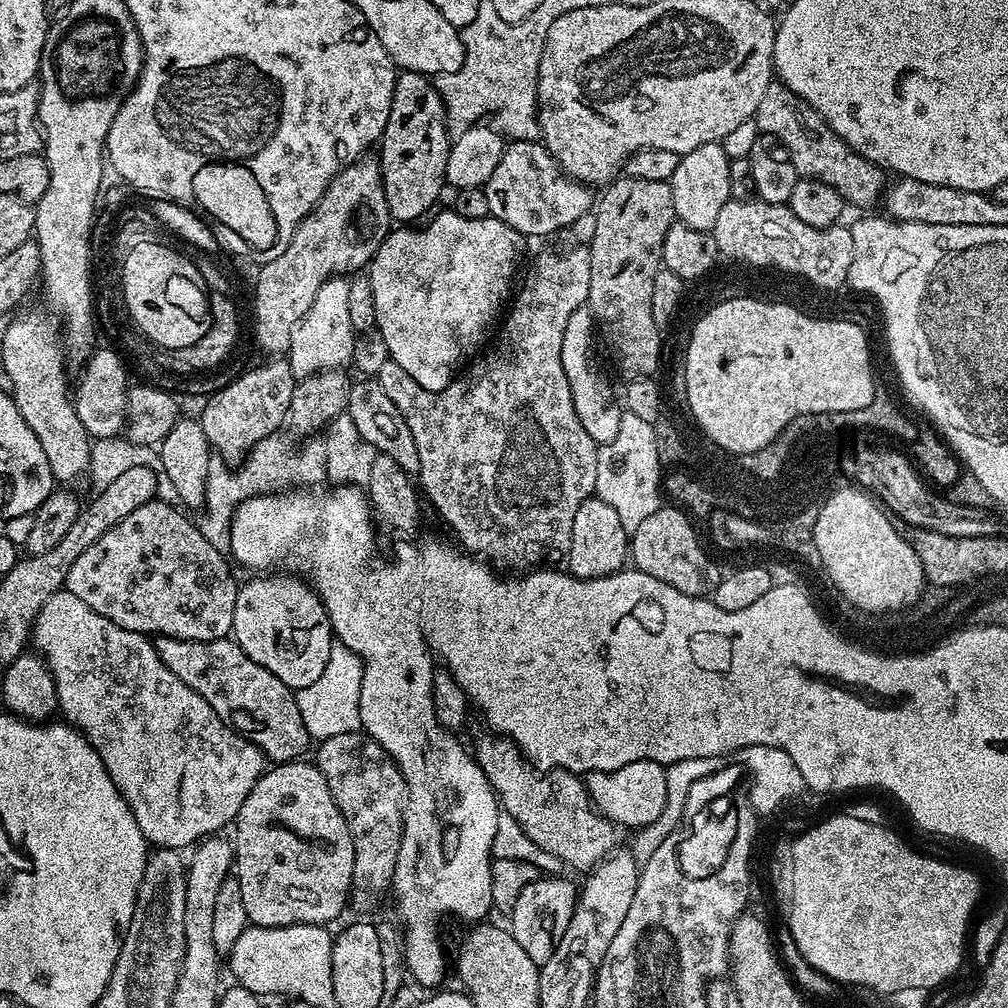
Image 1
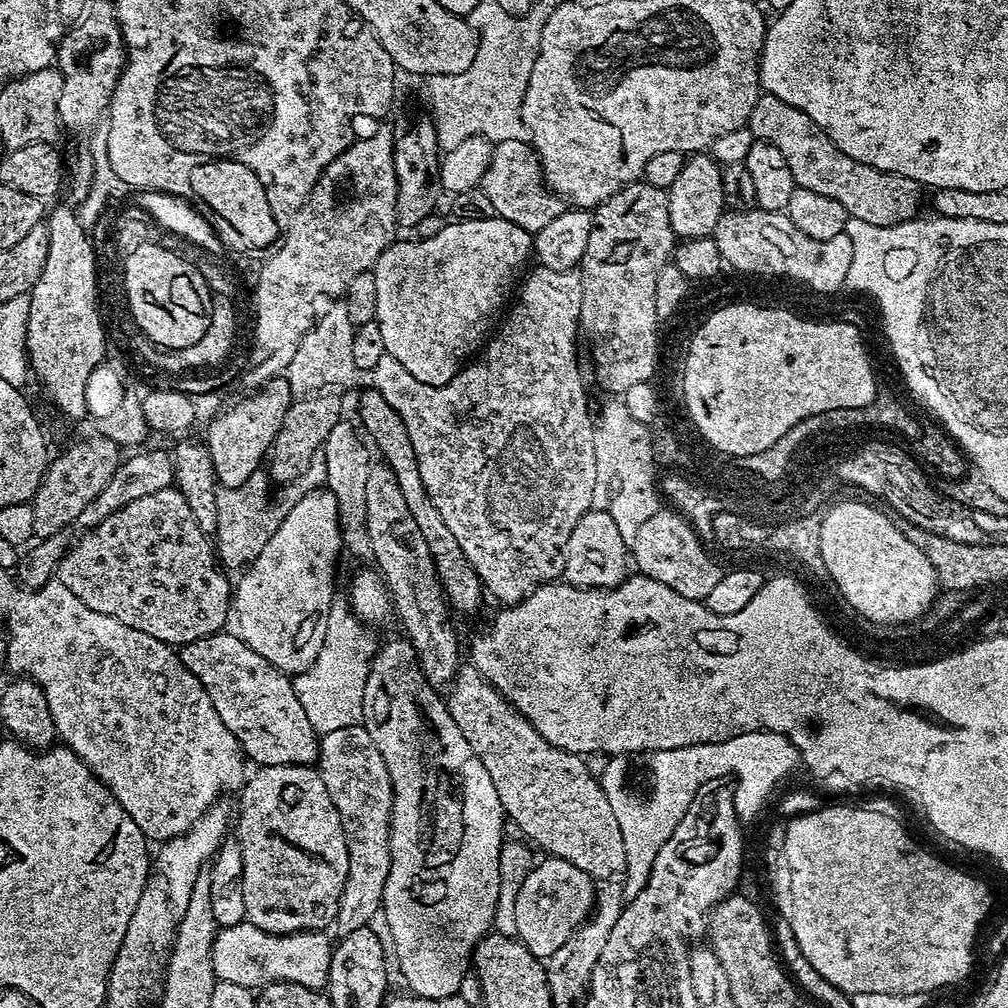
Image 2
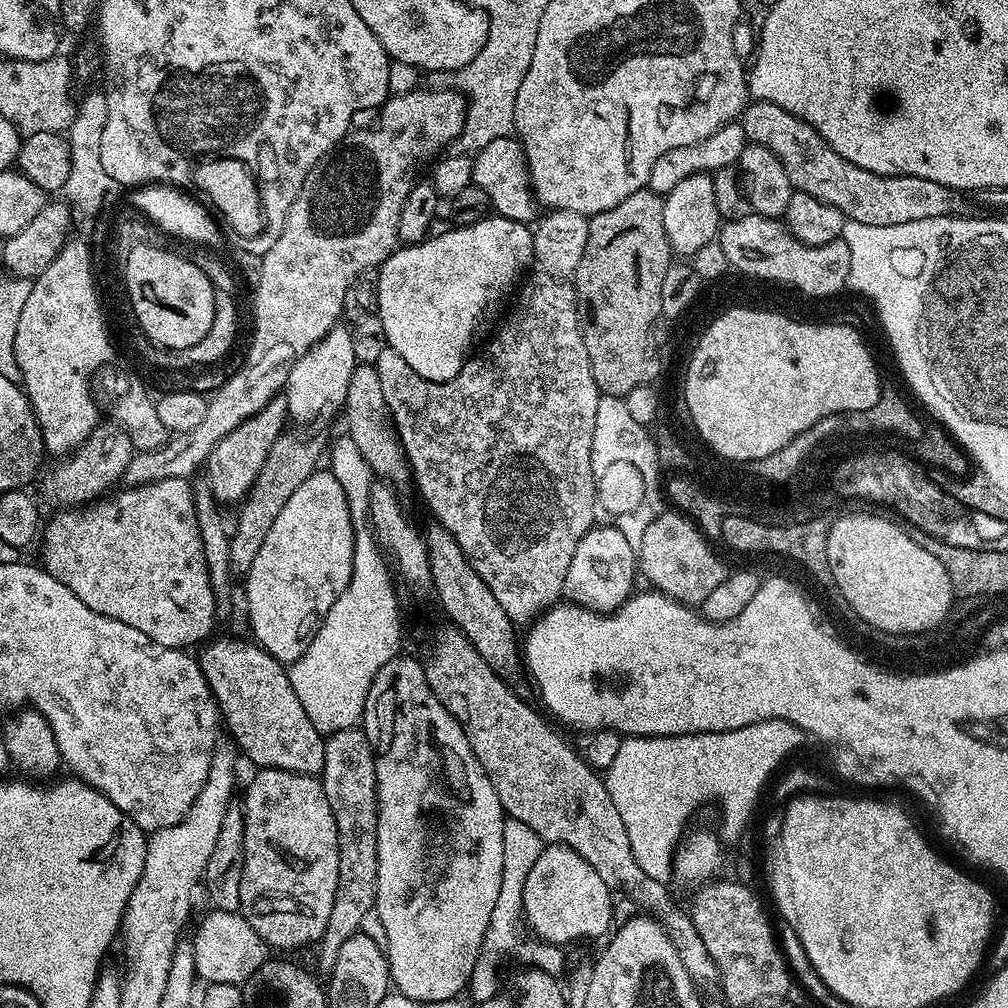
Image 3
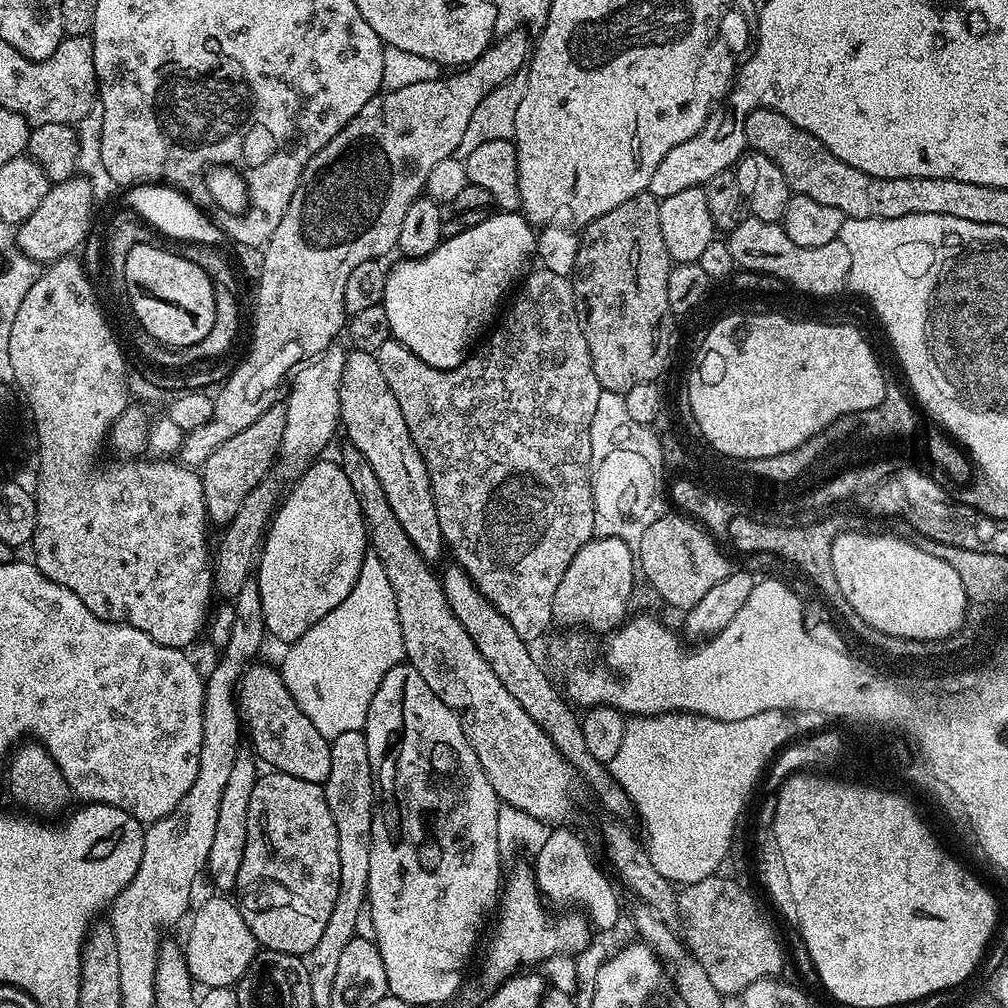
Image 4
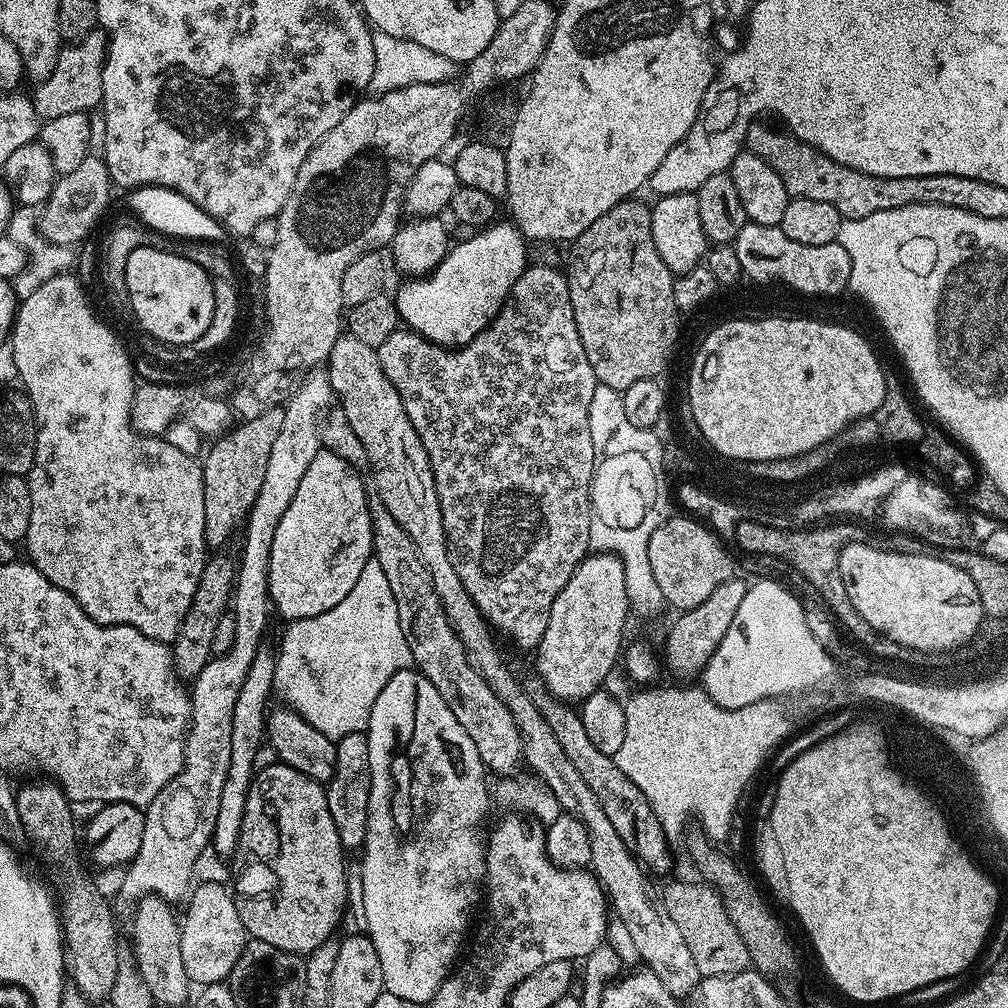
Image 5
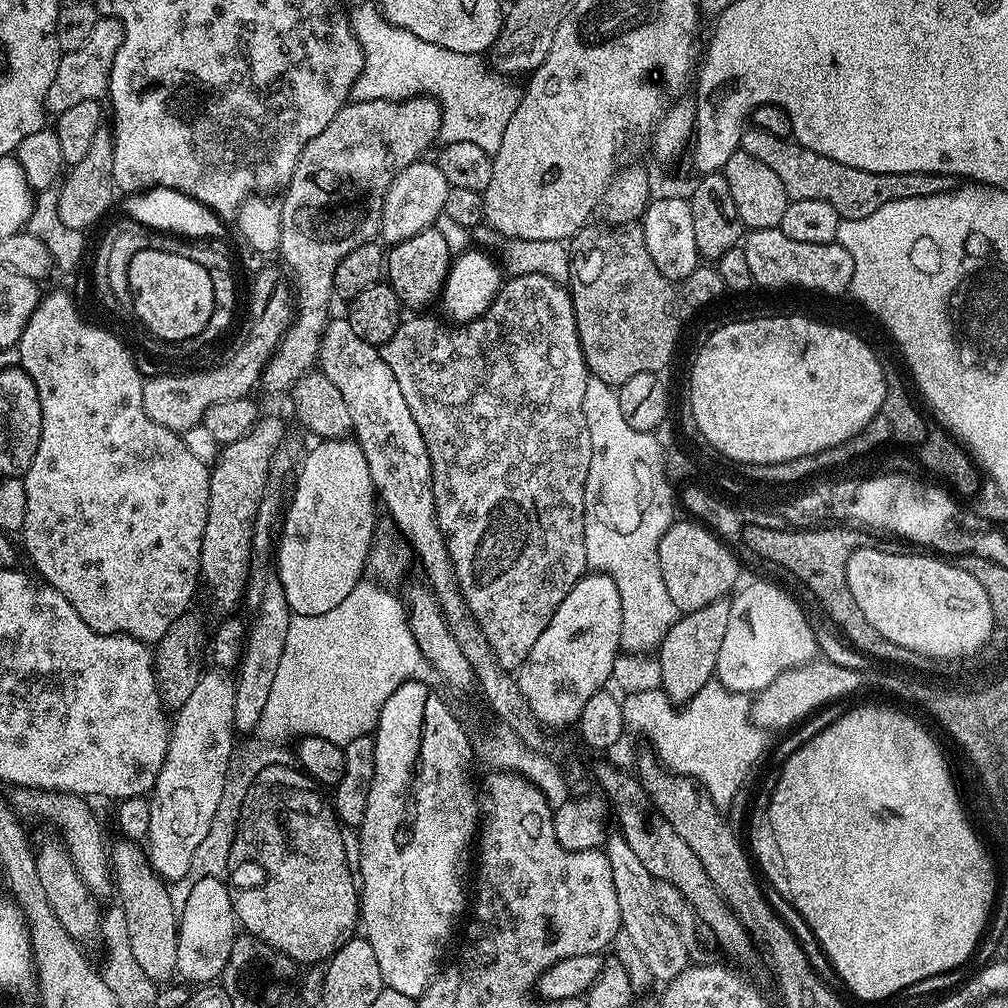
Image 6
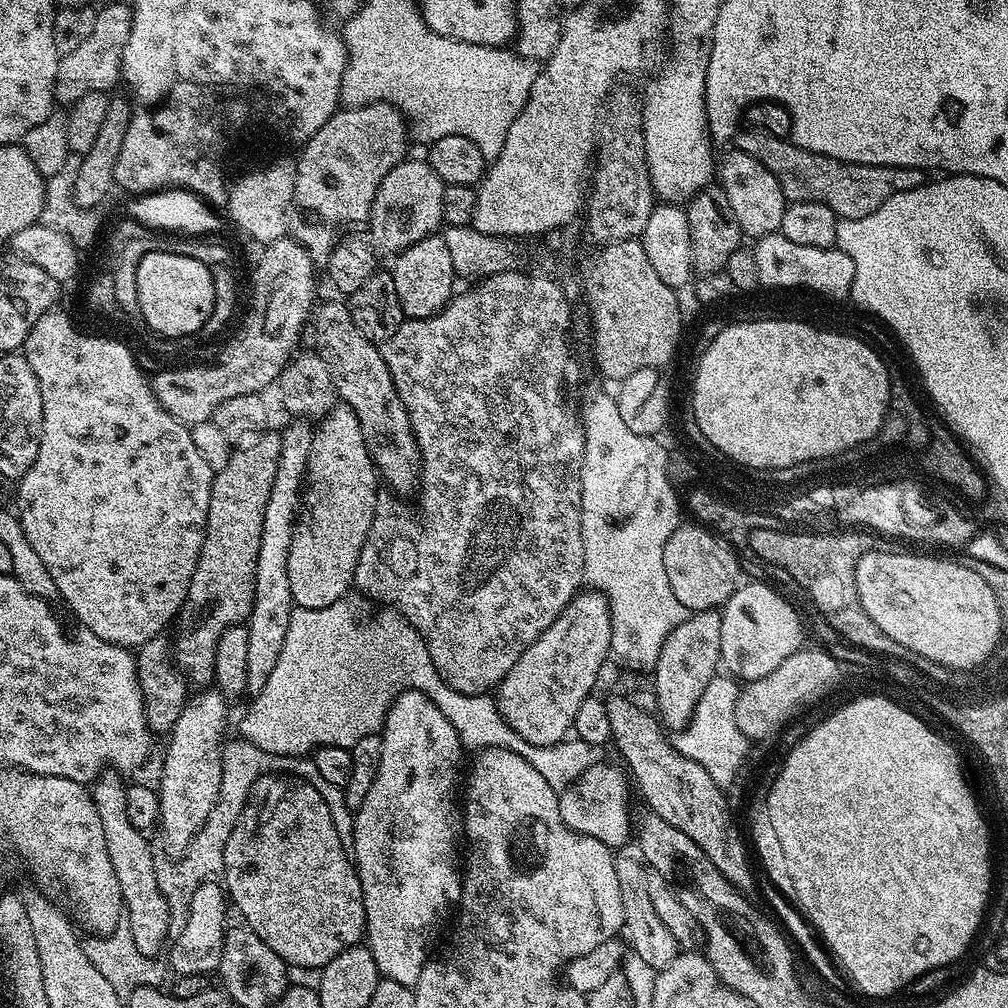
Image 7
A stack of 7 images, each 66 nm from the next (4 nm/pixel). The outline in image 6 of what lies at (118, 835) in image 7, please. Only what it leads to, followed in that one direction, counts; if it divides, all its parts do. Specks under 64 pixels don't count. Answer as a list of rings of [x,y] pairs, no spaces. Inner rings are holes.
[[[120,838],[117,841],[110,848],[110,867],[115,891],[120,891],[120,904],[124,907],[122,923],[130,939],[130,950],[147,977],[157,984],[169,983],[177,973],[177,901],[176,904],[172,901],[169,885],[148,865],[145,849],[135,840]]]

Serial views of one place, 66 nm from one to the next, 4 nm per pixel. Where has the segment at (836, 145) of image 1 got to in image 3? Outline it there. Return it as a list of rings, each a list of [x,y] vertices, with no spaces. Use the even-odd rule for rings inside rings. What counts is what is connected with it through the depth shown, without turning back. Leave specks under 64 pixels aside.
[[[752,100],[740,113],[738,123],[747,143],[766,146],[766,150],[771,150],[778,157],[795,191],[810,194],[810,198],[818,198],[818,202],[826,202],[826,206],[842,210],[845,218],[854,222],[862,222],[866,226],[898,226],[902,222],[918,222],[922,218],[969,215],[965,193],[959,188],[930,182],[930,178],[883,176],[862,170],[862,166],[846,162],[846,158],[831,148],[814,126],[790,114],[790,110],[774,106],[774,102]]]

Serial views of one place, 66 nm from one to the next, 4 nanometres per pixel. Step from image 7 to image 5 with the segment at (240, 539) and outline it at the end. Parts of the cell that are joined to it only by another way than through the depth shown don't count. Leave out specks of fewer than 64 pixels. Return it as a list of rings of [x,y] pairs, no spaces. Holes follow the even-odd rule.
[[[277,406],[266,410],[266,414],[258,414],[258,418],[250,418],[237,423],[235,427],[224,433],[215,441],[216,444],[207,452],[202,460],[204,469],[204,505],[206,506],[206,522],[204,523],[204,542],[209,549],[220,550],[232,535],[245,527],[248,514],[258,498],[258,490],[262,490],[262,478],[266,478],[266,466],[270,459],[270,446],[278,439],[278,430],[282,430],[283,407]]]

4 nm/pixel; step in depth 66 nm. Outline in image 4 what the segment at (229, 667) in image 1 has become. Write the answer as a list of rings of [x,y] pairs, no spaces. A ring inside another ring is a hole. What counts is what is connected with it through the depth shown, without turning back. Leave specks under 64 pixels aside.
[[[253,662],[244,669],[244,675],[240,677],[238,685],[238,711],[242,717],[246,736],[250,739],[250,747],[261,761],[268,763],[269,769],[285,772],[294,778],[302,778],[302,782],[314,782],[324,785],[330,778],[330,740],[329,737],[318,734],[314,722],[302,714],[302,710],[294,702],[290,690],[286,690],[284,679],[275,667],[268,664]]]

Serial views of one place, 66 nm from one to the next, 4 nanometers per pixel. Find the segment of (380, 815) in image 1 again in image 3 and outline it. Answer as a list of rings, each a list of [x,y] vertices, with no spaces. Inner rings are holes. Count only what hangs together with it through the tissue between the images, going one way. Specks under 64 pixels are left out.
[[[359,727],[331,733],[324,741],[324,770],[322,783],[330,810],[334,810],[334,822],[338,826],[338,890],[334,894],[334,910],[330,910],[330,922],[317,941],[316,962],[322,974],[332,972],[335,959],[343,943],[365,927],[364,919],[373,915],[378,890],[378,810],[376,809],[376,753],[368,741],[368,735]]]

